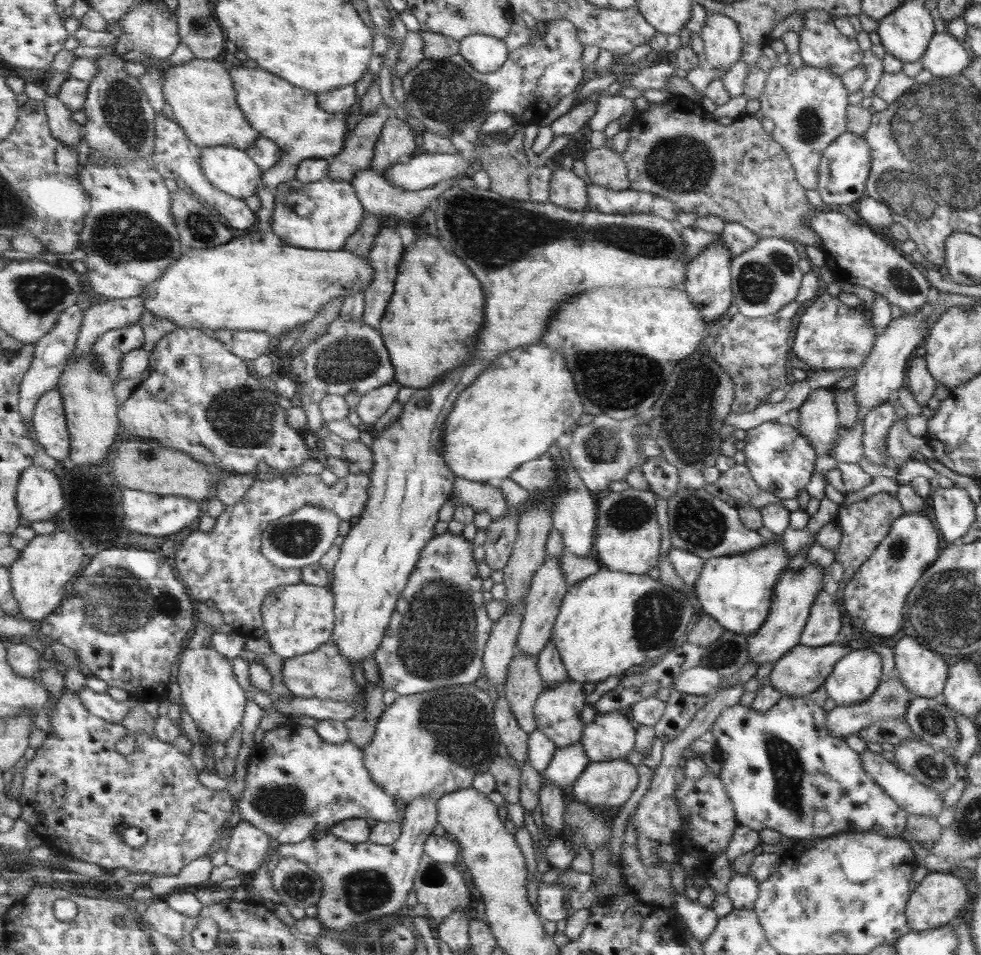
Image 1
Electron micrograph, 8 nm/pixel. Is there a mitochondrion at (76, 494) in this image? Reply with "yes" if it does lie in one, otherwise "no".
no

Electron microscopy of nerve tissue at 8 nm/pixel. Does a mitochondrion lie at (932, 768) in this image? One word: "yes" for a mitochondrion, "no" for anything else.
yes

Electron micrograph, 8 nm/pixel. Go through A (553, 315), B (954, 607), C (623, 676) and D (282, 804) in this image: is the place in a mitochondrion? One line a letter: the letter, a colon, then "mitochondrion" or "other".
A: other
B: mitochondrion
C: other
D: mitochondrion

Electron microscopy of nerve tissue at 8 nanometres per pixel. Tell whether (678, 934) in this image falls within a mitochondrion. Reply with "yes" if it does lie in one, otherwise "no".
no

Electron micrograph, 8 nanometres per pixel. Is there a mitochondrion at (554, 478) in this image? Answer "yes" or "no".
no

